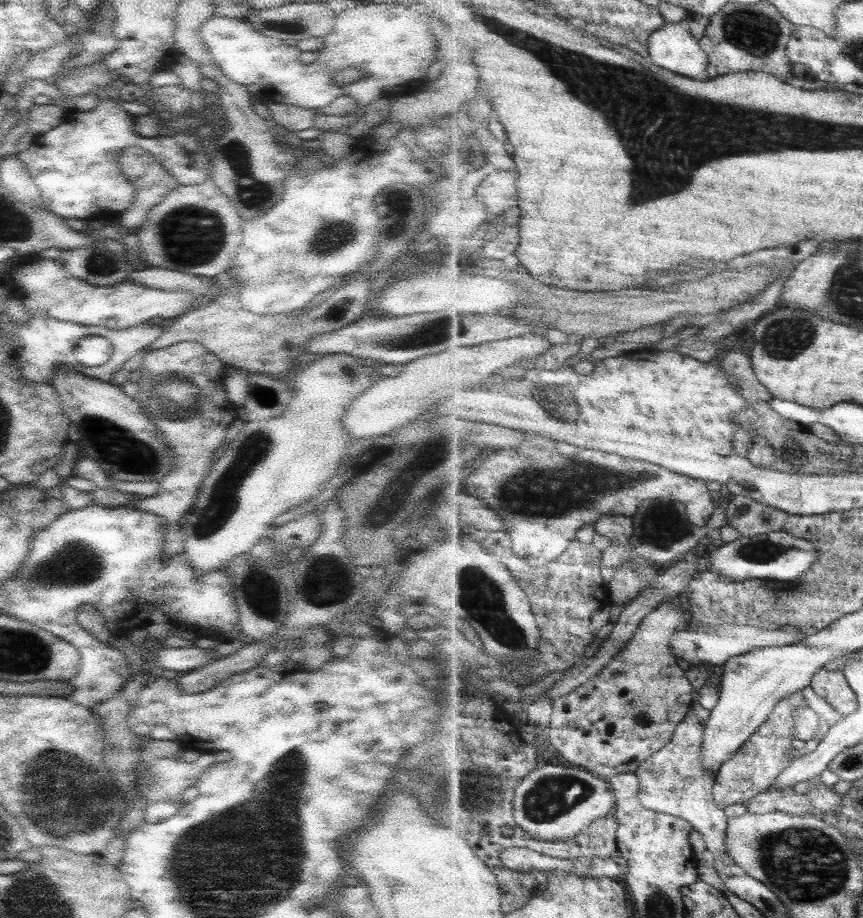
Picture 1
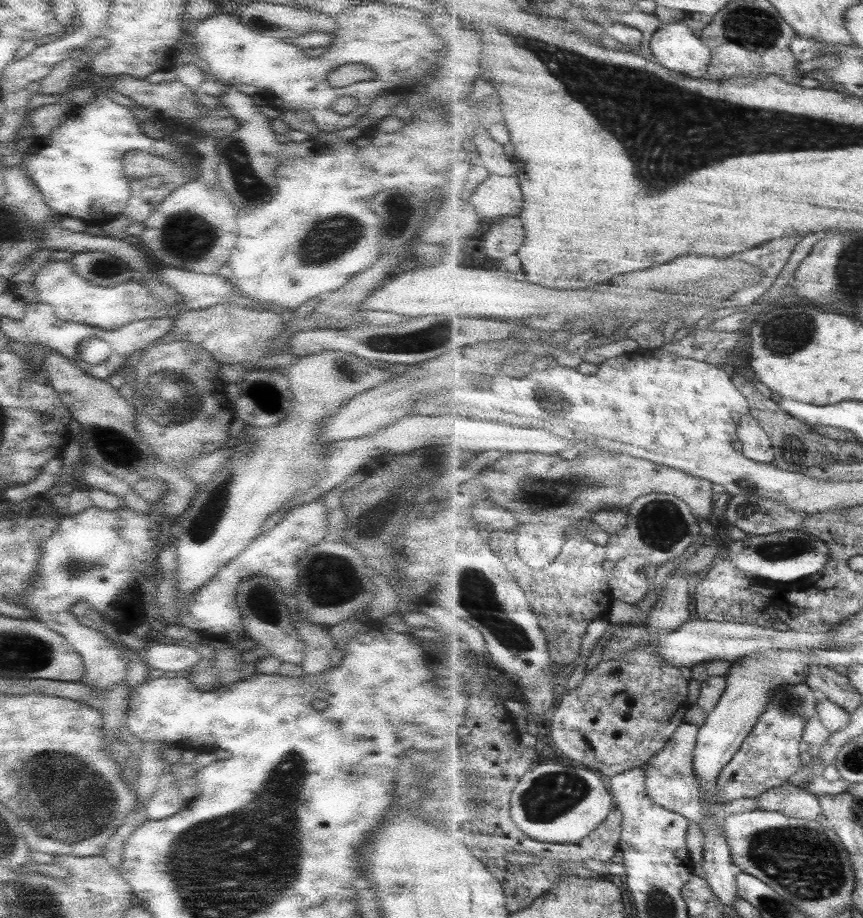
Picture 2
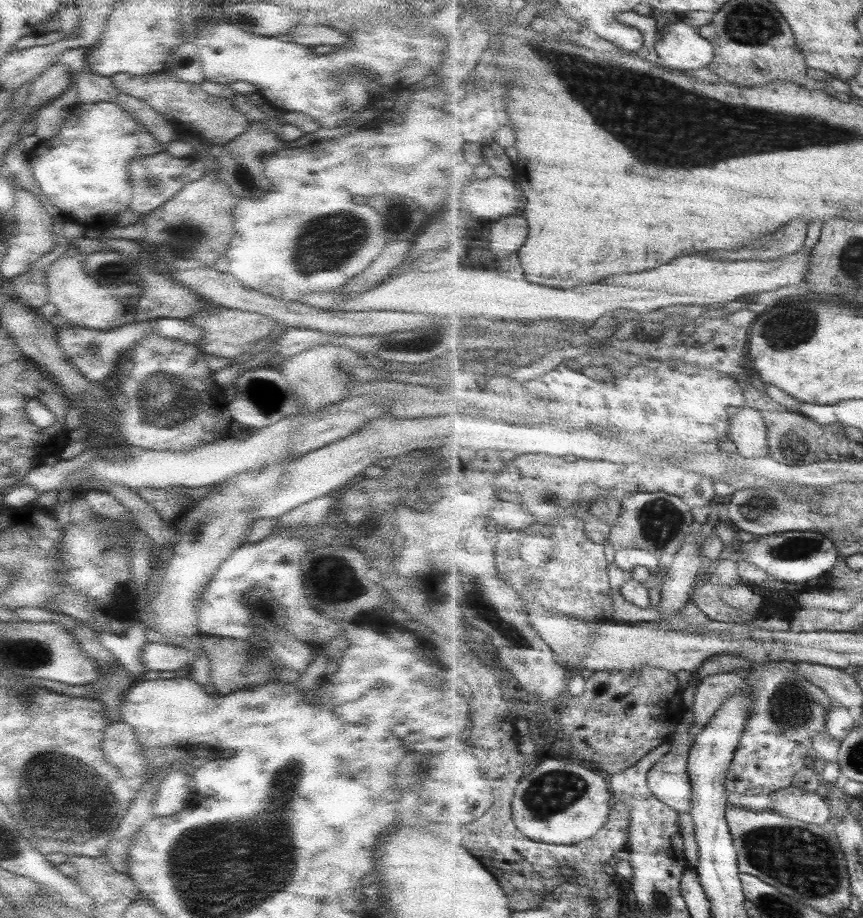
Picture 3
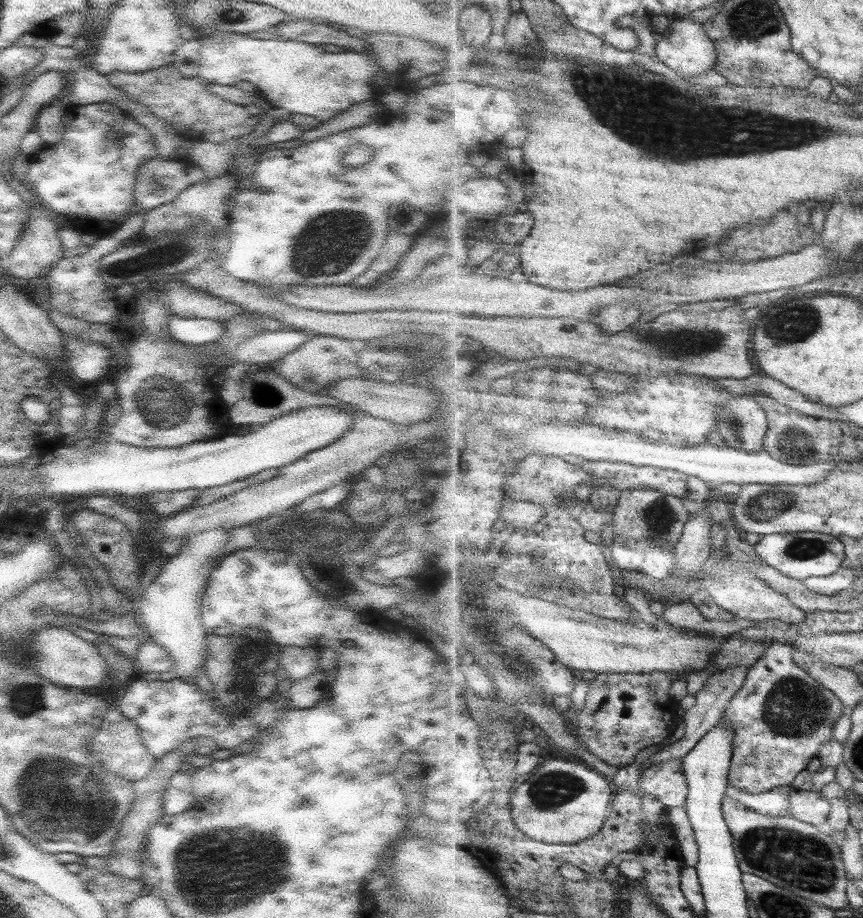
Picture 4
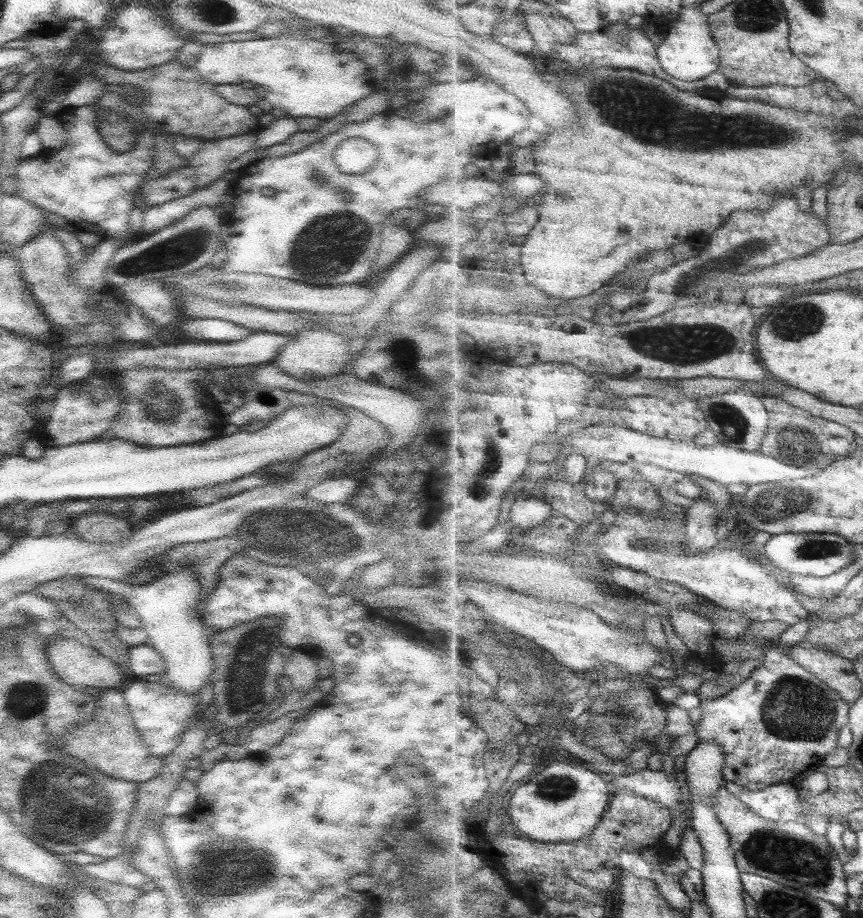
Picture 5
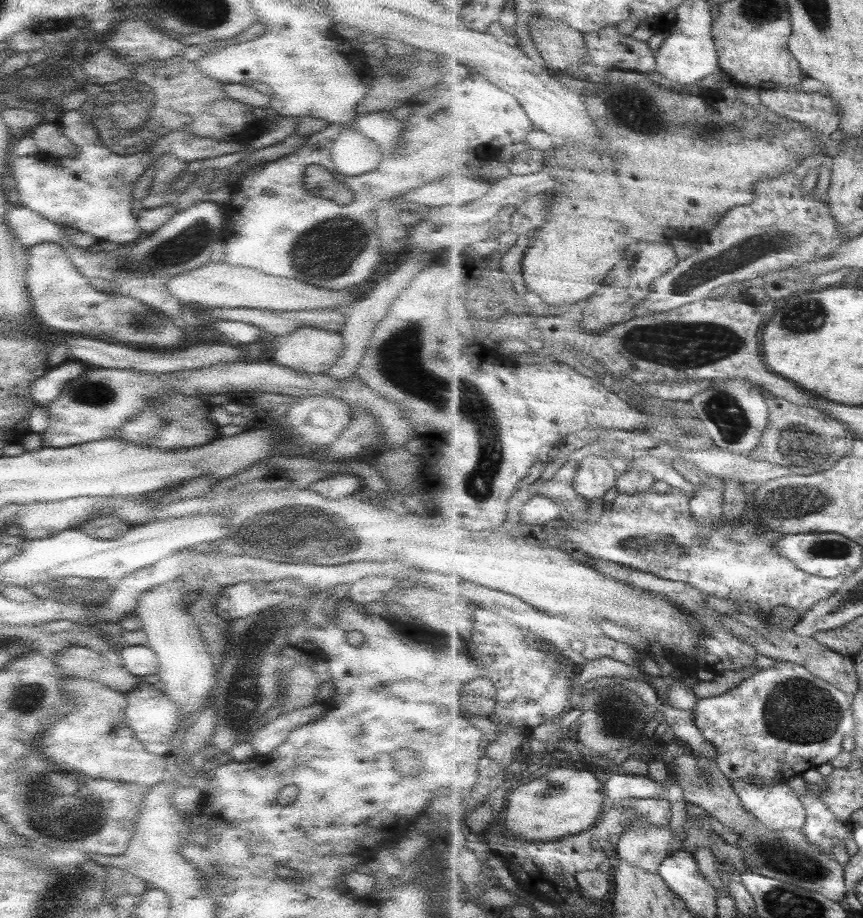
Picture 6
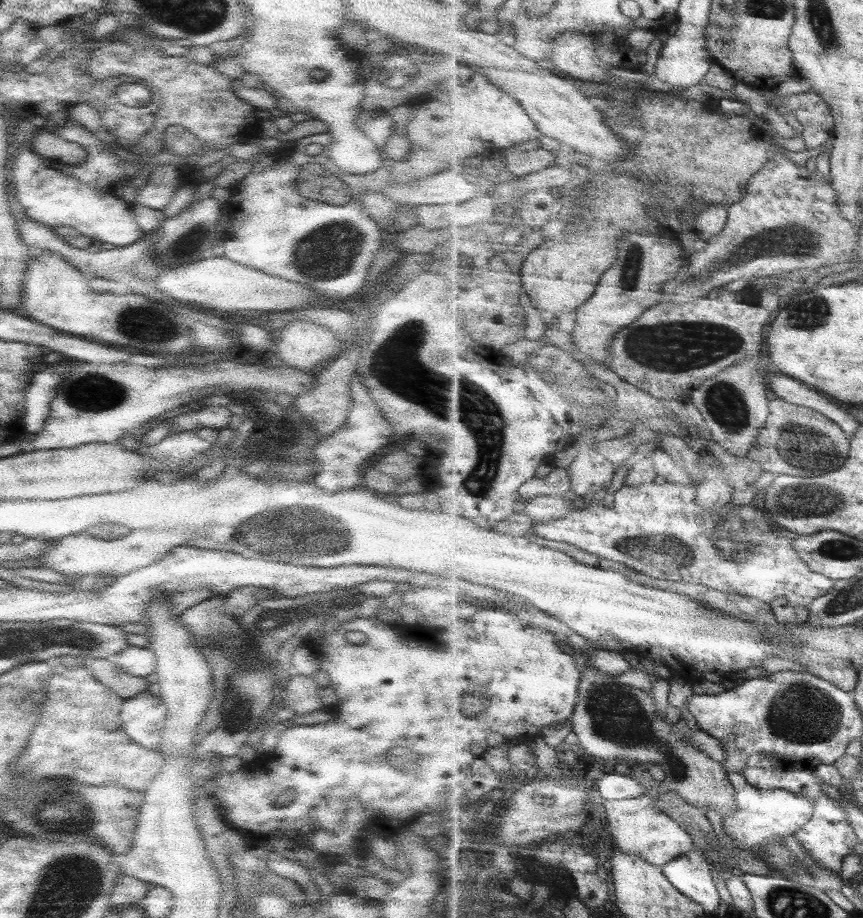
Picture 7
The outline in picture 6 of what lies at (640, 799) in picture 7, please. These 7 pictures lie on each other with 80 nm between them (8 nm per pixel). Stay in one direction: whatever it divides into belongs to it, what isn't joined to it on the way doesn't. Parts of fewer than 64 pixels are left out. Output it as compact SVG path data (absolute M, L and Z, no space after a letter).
M640 816L630 822L628 830L618 842L617 856L631 866L657 873L666 856L683 849L682 842L673 839L669 826L653 826Z

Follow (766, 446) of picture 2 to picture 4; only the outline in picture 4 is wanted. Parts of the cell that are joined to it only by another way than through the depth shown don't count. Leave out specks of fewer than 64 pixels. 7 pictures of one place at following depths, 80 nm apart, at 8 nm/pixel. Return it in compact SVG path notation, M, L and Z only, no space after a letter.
M750 394L728 400L717 417L717 431L727 446L749 453L764 450L768 426L768 415Z

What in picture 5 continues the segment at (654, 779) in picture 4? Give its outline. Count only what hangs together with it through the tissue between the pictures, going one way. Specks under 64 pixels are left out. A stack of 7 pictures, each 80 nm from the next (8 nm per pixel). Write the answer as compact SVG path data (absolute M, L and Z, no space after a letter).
M646 769L617 777L610 784L613 794L619 791L631 791L659 804L675 807L683 798L681 786L676 779L669 778L663 770L655 772Z

